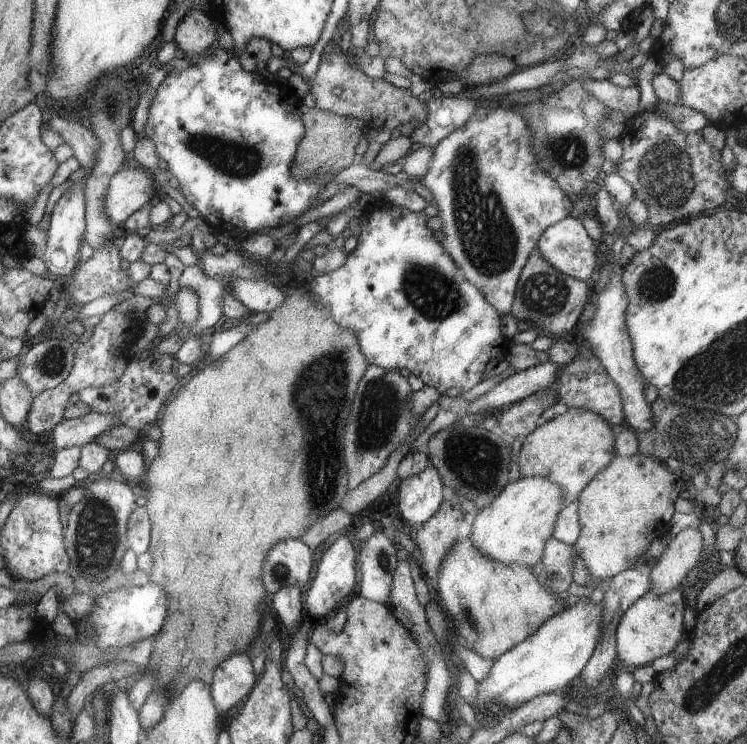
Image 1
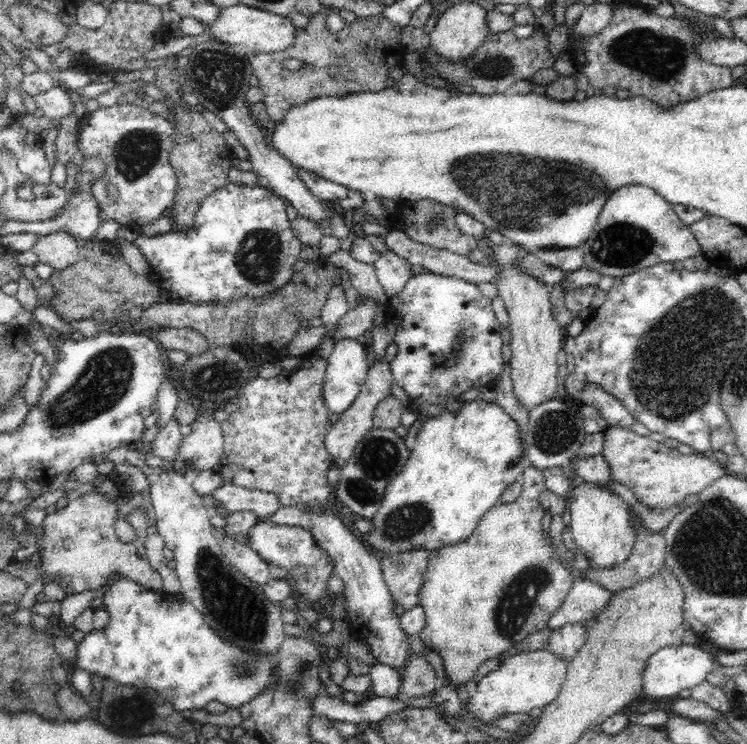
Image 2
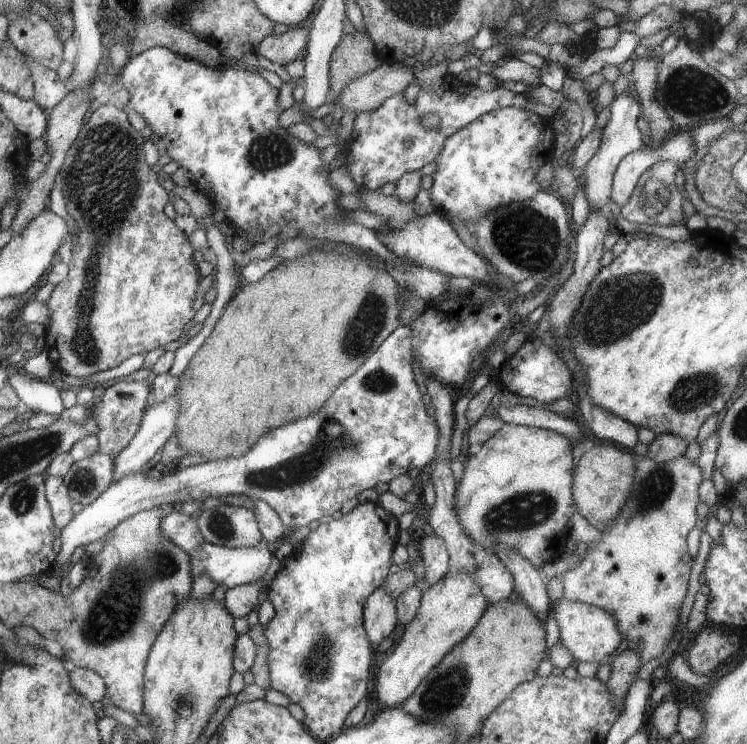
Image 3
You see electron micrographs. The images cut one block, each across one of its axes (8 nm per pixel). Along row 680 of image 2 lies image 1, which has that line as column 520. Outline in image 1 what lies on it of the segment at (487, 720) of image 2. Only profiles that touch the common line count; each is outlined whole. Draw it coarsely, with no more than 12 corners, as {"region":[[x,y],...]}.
{"region":[[510,482],[476,514],[484,556],[541,563],[565,506],[557,482]]}

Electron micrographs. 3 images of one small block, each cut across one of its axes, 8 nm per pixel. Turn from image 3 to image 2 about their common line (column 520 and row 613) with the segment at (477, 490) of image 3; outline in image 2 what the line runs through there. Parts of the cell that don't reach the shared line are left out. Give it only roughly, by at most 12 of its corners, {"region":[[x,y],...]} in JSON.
{"region":[[543,474],[432,550],[419,636],[456,686],[545,629],[578,572],[544,538]]}

